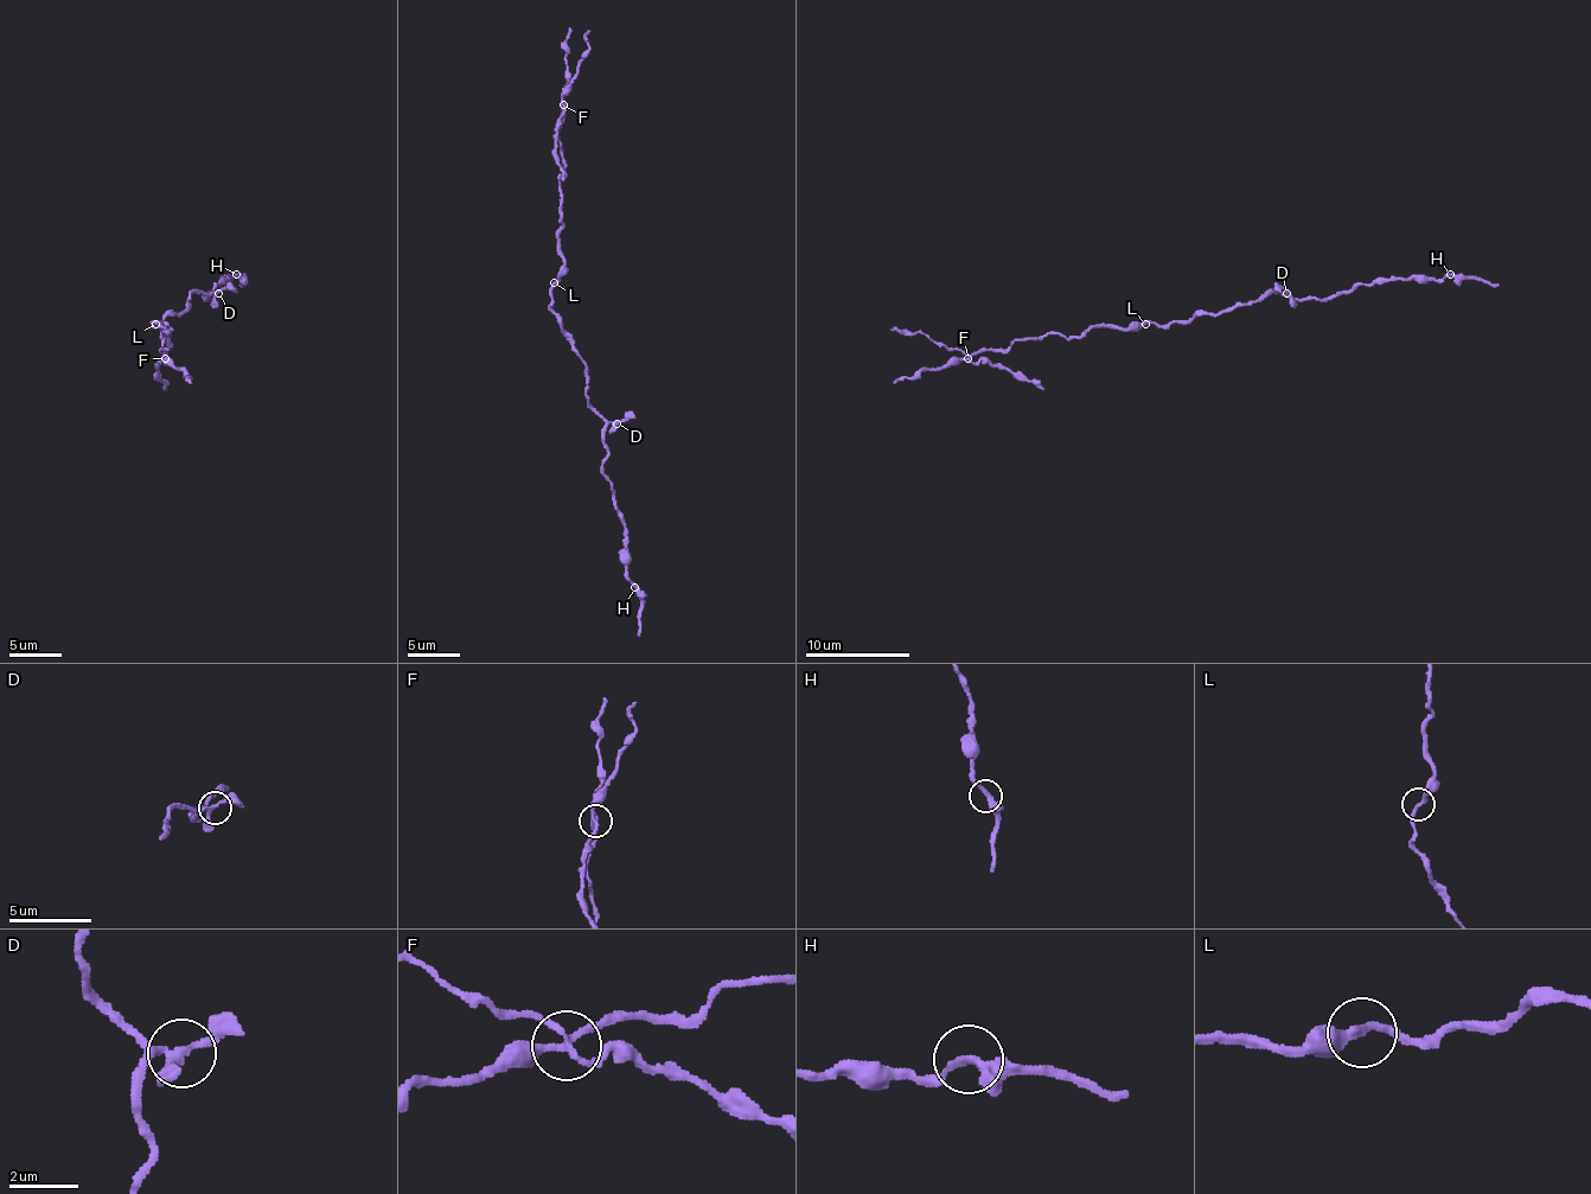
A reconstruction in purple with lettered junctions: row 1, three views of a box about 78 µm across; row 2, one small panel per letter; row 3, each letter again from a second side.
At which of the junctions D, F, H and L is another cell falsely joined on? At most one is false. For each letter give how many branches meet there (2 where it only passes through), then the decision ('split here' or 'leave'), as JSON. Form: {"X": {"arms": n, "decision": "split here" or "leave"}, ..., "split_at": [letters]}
{"D": {"arms": 4, "decision": "leave"}, "F": {"arms": 4, "decision": "split here"}, "H": {"arms": 2, "decision": "leave"}, "L": {"arms": 2, "decision": "leave"}, "split_at": ["F"]}

